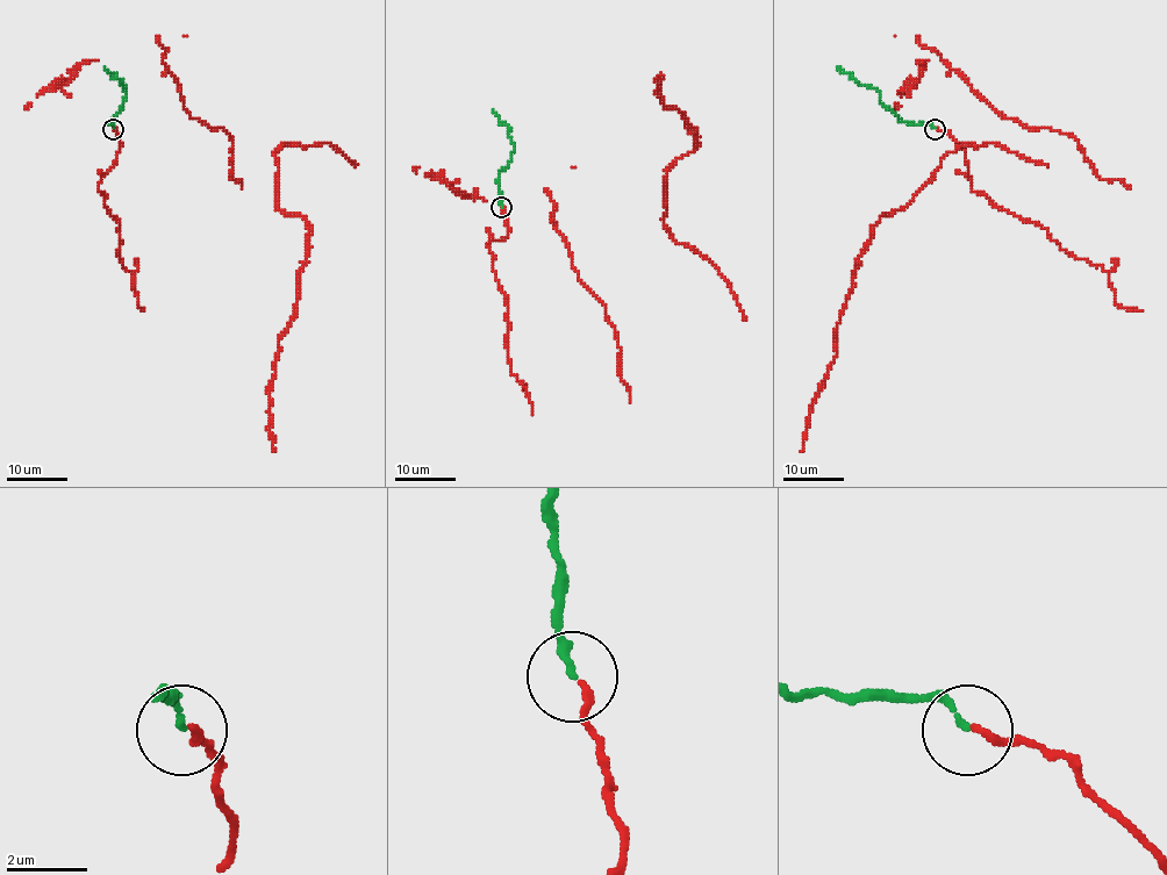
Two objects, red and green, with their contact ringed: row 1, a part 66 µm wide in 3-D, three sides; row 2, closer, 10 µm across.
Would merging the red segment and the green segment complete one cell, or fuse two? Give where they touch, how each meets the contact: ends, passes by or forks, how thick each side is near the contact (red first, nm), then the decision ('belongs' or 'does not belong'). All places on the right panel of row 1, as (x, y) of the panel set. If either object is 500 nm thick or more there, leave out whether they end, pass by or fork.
at (935, 129); red ends there; green ends there; 170 nm thick on the red side, 150 nm on the other; belongs

